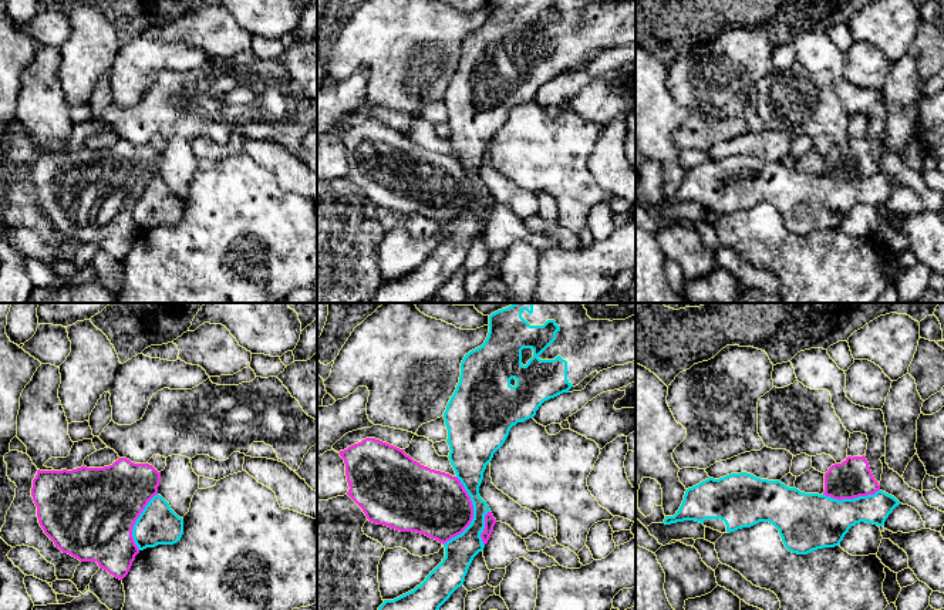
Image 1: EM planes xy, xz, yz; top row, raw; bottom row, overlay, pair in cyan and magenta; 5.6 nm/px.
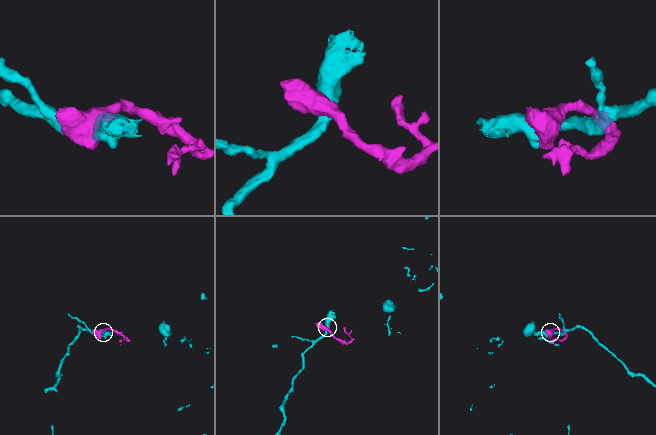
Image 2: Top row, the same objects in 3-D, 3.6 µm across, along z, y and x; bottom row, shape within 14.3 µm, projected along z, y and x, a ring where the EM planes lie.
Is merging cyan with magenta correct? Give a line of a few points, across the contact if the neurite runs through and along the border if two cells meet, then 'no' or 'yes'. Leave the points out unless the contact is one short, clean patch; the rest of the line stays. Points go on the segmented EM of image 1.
no

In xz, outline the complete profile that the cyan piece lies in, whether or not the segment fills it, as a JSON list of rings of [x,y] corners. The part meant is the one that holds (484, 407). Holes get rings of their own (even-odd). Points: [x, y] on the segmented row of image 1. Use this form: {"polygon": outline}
{"polygon": [[[513,303],[490,316],[483,316],[475,306],[415,306],[425,316],[461,330],[489,327],[485,343],[465,354],[459,382],[444,412],[451,449],[448,458],[471,496],[473,519],[461,535],[444,543],[445,557],[419,586],[394,600],[384,600],[378,610],[439,610],[463,584],[473,557],[485,547],[481,533],[490,509],[481,498],[479,486],[486,465],[505,444],[510,428],[533,418],[545,401],[569,392],[591,373],[635,361],[635,314],[626,320],[591,320],[584,306],[577,303]]]}

